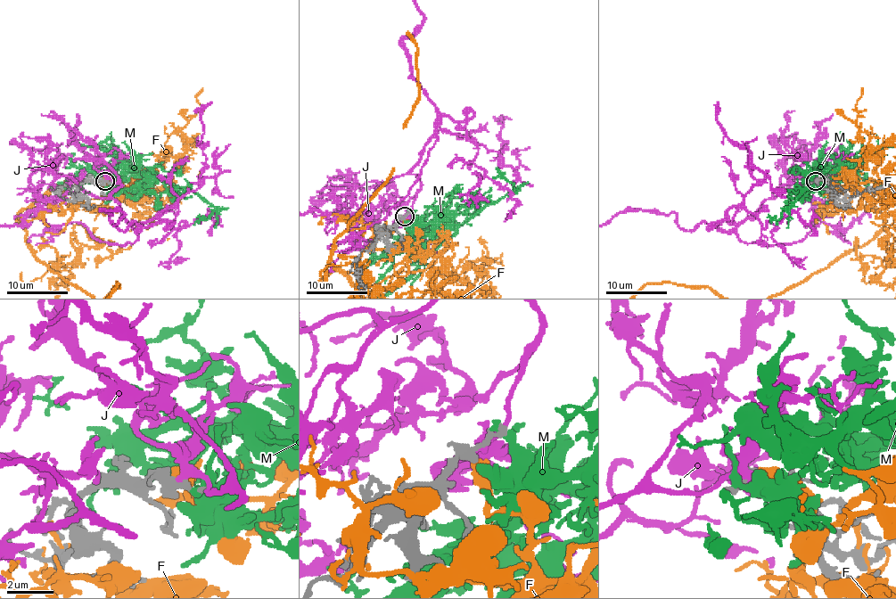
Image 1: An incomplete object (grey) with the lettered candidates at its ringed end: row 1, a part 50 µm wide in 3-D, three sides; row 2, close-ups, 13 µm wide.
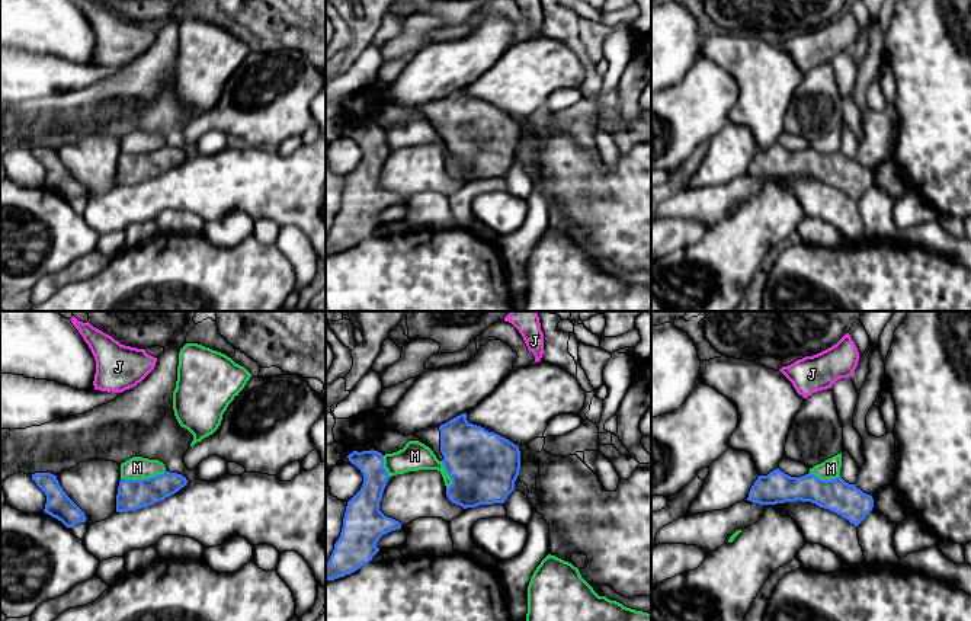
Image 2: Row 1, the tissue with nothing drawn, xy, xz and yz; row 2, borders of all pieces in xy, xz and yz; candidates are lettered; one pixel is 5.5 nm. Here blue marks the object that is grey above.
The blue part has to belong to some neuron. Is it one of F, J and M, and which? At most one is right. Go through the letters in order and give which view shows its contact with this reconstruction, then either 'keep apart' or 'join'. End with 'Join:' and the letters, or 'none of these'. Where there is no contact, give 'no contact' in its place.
F: no contact; keep apart
J: no contact; join
M: meets blue in xy; keep apart
Join: J

